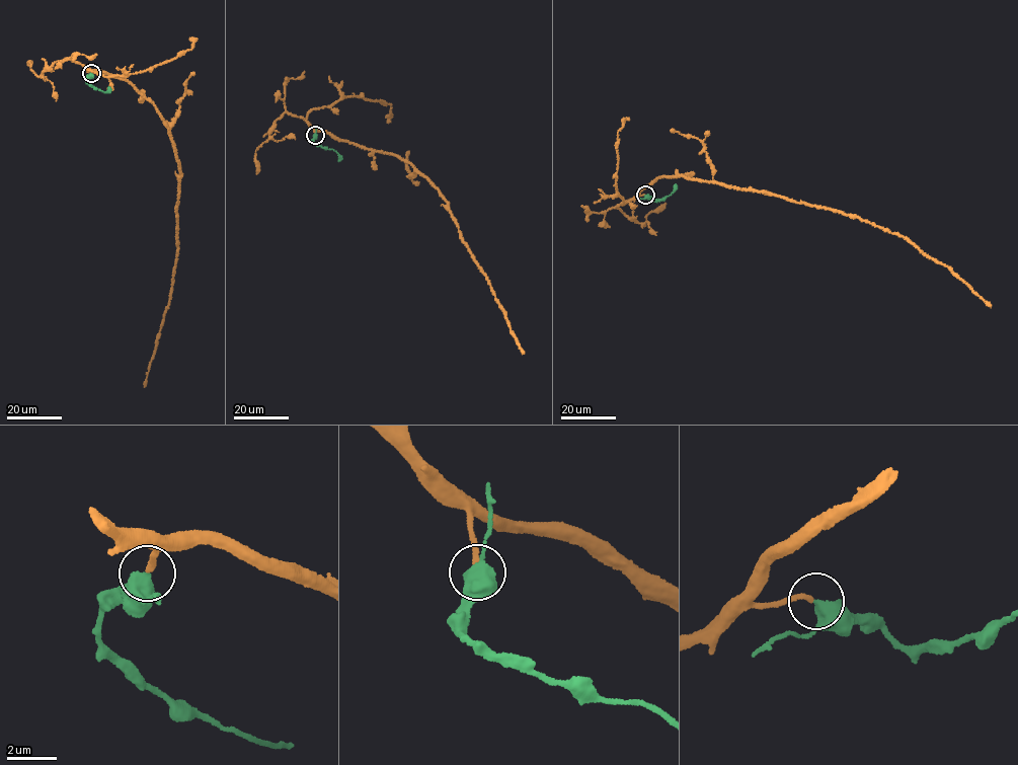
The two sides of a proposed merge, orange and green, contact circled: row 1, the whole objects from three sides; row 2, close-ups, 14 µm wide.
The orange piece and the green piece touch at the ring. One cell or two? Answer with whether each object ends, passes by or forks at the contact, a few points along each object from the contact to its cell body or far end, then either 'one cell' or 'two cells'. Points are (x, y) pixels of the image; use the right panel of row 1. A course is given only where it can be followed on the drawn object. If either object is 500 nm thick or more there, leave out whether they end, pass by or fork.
orange via (645, 195), (639, 192), (656, 177), (678, 174), (853, 216), (906, 237), (948, 265), (991, 308) | green via (645, 195), (661, 200), (675, 190), (676, 183) | one cell

